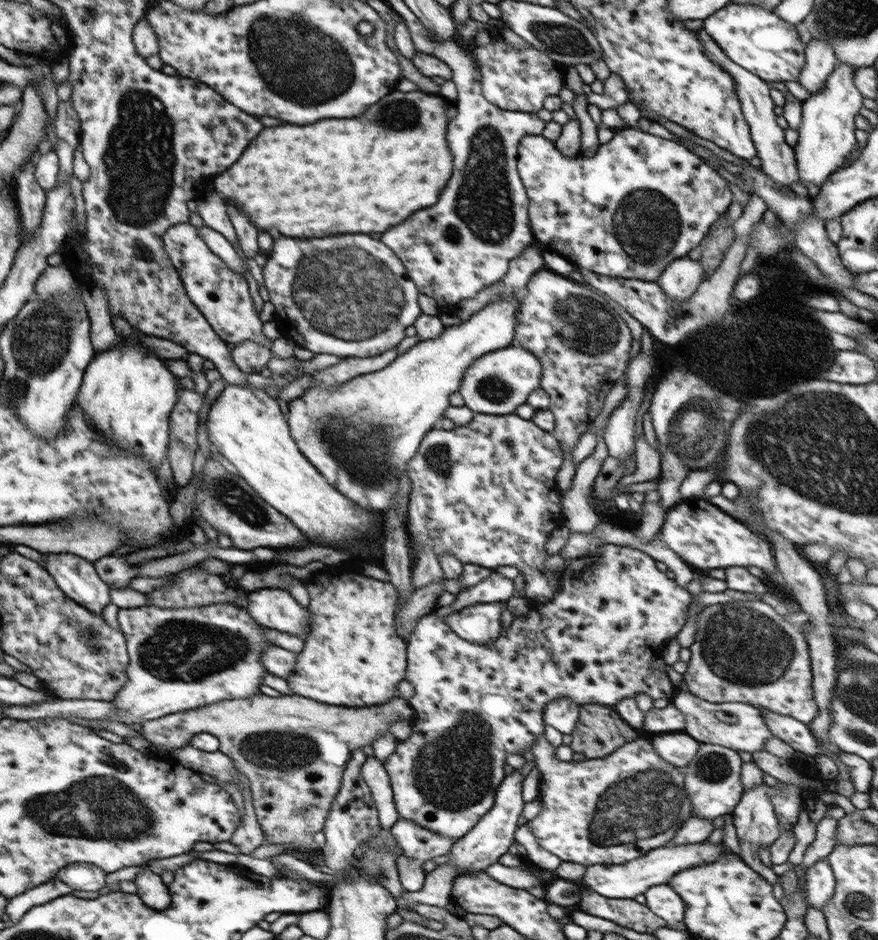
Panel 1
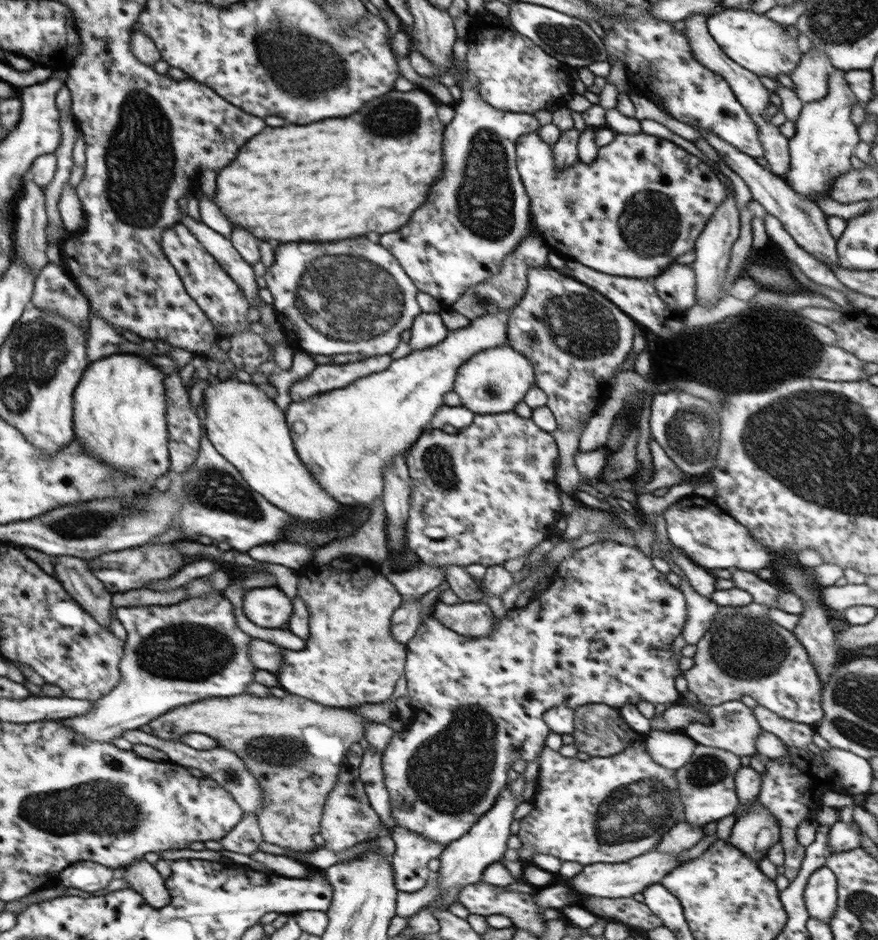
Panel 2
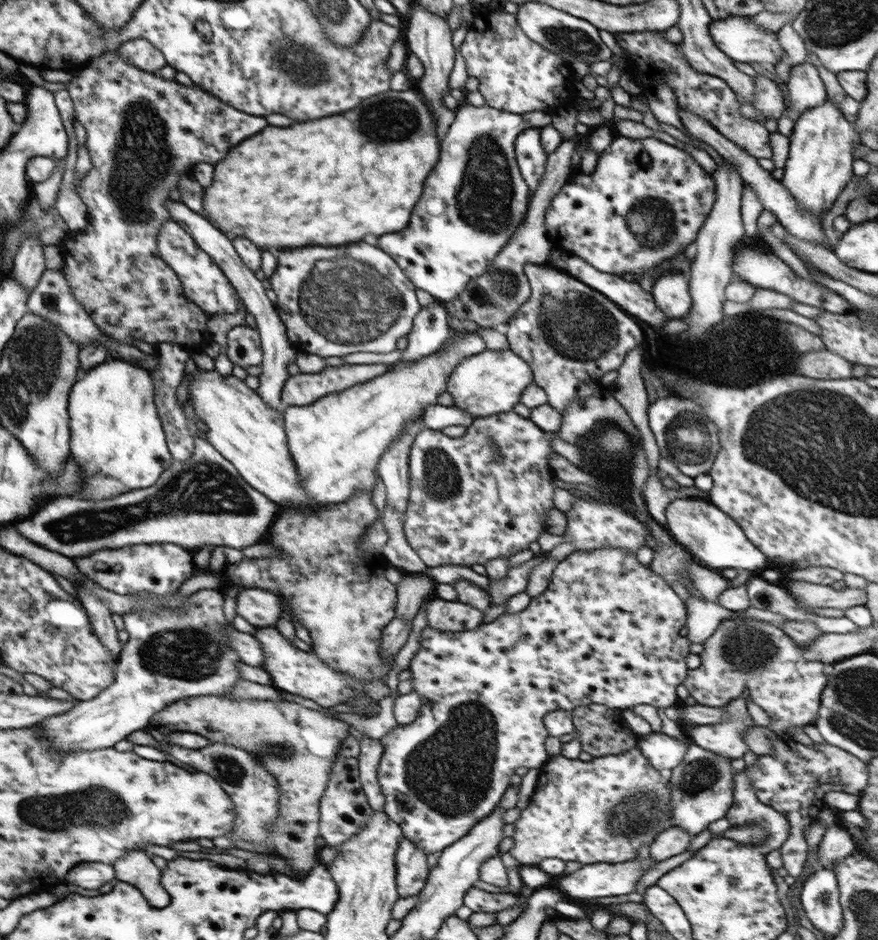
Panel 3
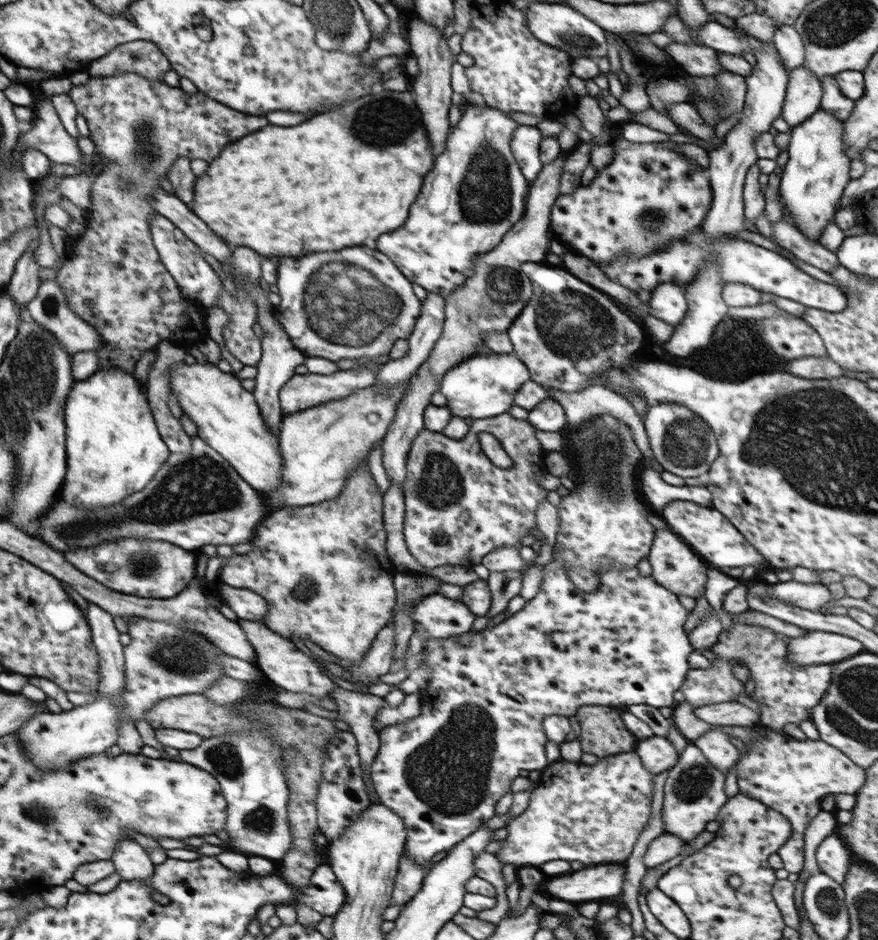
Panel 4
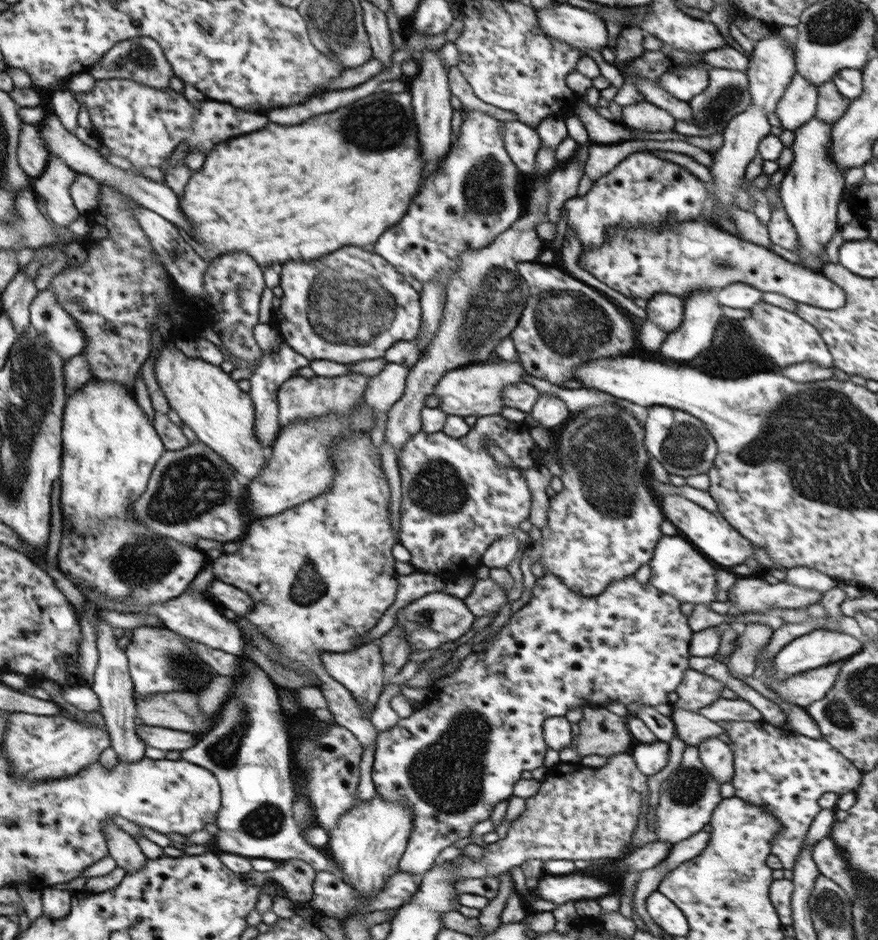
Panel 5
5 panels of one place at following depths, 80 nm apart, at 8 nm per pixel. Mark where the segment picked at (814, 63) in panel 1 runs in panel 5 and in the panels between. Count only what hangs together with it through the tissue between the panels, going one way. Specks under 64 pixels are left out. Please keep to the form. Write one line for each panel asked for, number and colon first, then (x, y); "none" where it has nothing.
2: (810, 76)
3: (806, 89)
4: (803, 96)
5: (798, 105)

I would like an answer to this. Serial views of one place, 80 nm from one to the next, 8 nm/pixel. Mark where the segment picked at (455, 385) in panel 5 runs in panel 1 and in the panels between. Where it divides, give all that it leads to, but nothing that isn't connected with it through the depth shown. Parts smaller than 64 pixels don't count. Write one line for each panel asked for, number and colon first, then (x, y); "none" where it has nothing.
1: (498, 383)
2: (494, 381)
3: (489, 383)
4: (482, 386)

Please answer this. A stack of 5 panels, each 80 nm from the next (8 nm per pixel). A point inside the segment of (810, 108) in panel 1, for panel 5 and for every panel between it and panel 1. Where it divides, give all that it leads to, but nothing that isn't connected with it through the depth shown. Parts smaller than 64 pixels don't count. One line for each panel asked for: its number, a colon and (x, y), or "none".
2: (825, 139)
3: (821, 148)
4: (812, 181)
5: (811, 189)

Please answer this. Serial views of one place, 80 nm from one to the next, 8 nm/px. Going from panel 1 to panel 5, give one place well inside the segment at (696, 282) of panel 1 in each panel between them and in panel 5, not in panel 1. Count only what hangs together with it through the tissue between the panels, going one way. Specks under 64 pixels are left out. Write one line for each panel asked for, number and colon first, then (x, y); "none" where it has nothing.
2: (676, 285)
3: (671, 293)
4: (668, 302)
5: (666, 310)

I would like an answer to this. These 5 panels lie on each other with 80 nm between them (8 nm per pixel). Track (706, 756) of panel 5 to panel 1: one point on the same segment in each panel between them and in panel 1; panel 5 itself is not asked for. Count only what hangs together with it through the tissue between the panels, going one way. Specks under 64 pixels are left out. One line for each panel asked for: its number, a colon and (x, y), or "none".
1: (738, 726)
2: (731, 726)
3: (725, 739)
4: (715, 744)

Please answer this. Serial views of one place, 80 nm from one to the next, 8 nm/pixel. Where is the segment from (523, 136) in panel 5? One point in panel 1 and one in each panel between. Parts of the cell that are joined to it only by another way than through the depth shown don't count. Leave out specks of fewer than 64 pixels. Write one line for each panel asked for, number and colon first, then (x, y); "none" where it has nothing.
1: (641, 202)
2: (644, 201)
3: (531, 159)
4: (525, 145)

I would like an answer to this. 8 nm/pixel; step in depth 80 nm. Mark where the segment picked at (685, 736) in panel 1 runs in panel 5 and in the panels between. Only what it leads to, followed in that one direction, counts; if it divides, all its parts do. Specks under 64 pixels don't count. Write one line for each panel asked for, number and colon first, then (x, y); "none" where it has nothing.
2: (671, 750)
3: (663, 752)
4: (657, 754)
5: (650, 758)

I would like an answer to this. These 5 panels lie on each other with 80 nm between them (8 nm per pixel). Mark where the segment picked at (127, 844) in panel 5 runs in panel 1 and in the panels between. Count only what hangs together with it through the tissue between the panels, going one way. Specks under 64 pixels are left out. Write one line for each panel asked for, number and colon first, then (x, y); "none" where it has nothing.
1: (150, 887)
2: (142, 876)
3: (136, 868)
4: (131, 861)

